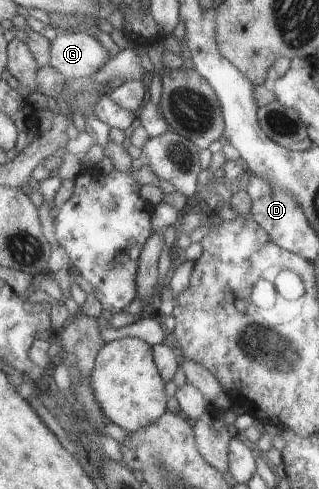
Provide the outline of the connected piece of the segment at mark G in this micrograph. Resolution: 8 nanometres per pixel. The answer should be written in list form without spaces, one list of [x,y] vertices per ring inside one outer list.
[[[86,32],[56,35],[49,41],[48,65],[66,79],[89,78],[109,59],[103,46]]]

